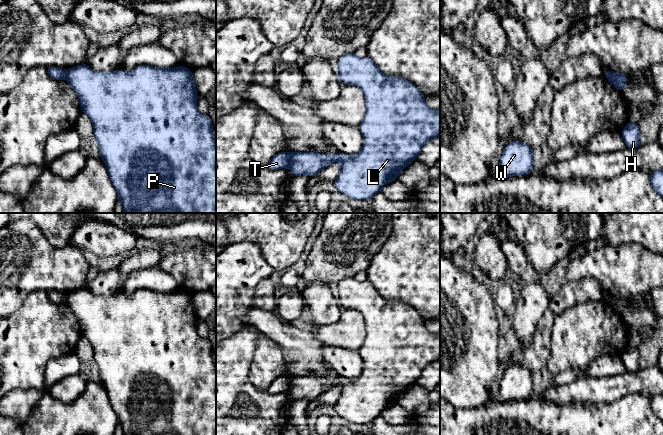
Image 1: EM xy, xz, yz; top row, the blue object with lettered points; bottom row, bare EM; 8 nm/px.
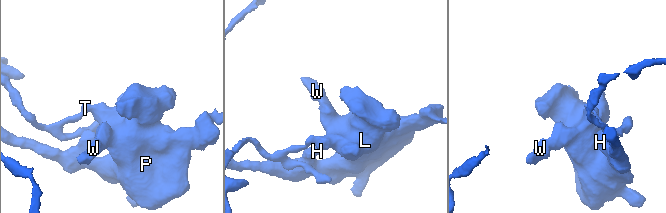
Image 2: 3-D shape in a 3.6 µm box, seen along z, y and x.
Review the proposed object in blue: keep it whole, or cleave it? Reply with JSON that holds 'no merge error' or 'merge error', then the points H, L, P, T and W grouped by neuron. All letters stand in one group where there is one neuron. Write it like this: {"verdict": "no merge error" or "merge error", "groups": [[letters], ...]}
{"verdict": "merge error", "groups": [["H", "L", "P", "W"], ["T"]]}

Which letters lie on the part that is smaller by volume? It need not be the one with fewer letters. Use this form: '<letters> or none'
H, L, P, W

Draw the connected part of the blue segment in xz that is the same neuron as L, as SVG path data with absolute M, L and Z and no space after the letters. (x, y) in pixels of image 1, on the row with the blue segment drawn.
M355 53L341 56L338 78L345 85L359 87L364 94L366 114L358 127L364 139L363 148L355 156L340 152L333 155L293 152L290 153L289 168L294 177L312 177L328 165L340 162L340 173L334 181L337 191L354 200L366 201L380 192L385 184L398 179L402 169L417 158L423 146L440 135L440 110L432 110L423 93L409 80L381 72L369 56L359 58Z

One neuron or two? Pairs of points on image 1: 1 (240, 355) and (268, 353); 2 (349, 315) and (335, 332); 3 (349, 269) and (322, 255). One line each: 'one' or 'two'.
1: two
2: one
3: one

